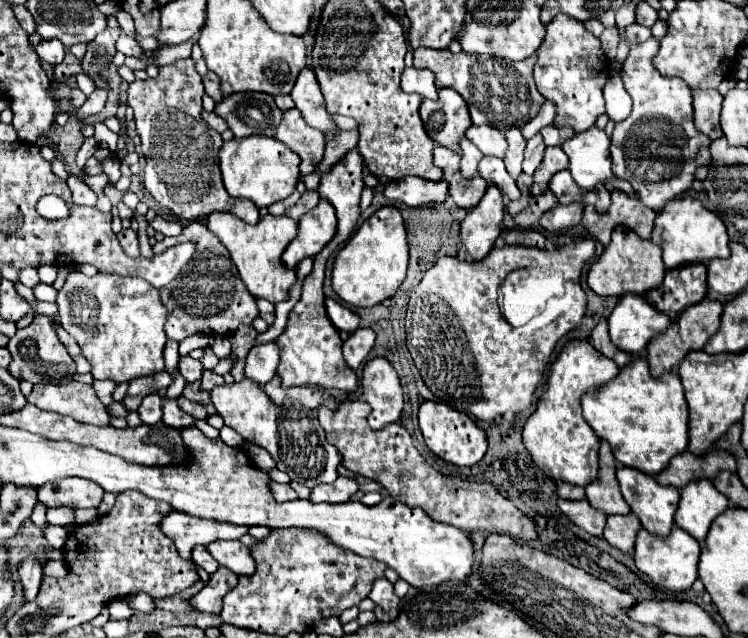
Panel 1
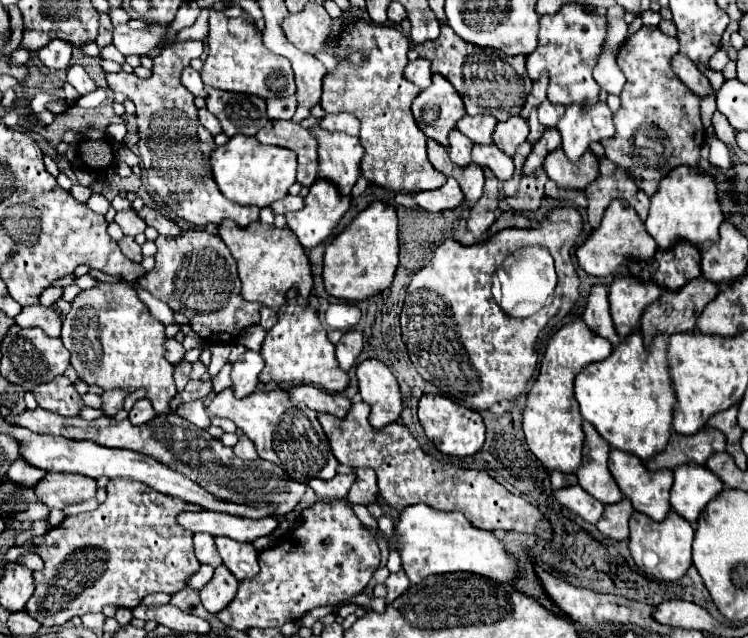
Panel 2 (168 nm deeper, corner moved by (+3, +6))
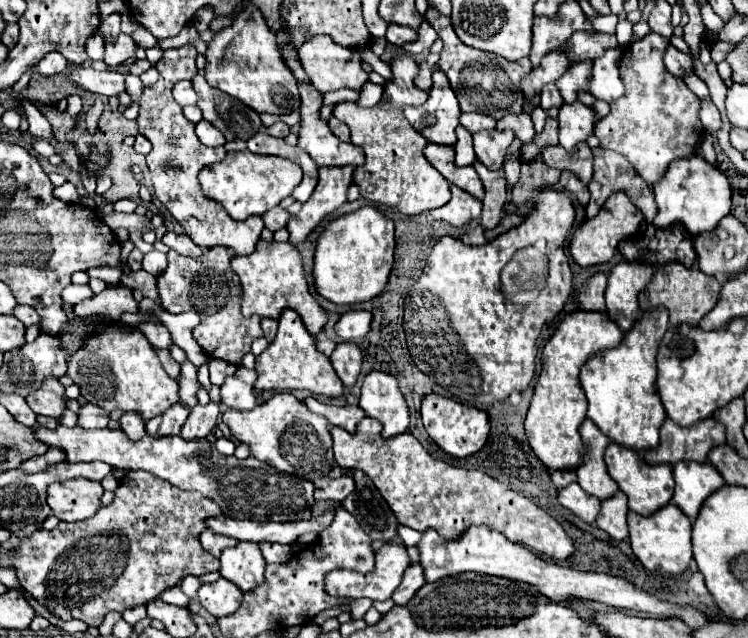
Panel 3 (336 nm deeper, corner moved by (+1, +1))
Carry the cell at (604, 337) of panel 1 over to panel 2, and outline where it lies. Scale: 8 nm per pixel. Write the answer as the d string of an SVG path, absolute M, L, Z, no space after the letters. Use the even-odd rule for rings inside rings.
M602 283L594 285L590 289L590 295L588 295L588 303L586 303L586 309L584 309L584 317L586 325L598 333L598 335L604 335L604 339L608 339L612 345L618 345L620 343L620 337L614 329L614 323L612 323L612 317L610 317L610 307L608 307L608 291Z

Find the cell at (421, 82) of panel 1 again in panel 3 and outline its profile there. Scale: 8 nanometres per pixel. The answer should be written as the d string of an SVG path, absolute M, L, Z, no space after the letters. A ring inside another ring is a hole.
M429 54L426 62L422 62L420 64L420 74L416 76L416 86L420 88L420 90L428 90L432 87L432 73L433 67L436 65L440 58L439 54Z

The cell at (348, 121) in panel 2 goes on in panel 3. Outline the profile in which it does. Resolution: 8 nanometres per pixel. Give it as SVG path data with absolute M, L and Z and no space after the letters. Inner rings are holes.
M334 116L328 120L328 126L330 126L330 130L340 138L340 140L344 140L344 142L350 142L350 130L348 130L348 126L344 124L344 122L340 122L340 120L336 120Z

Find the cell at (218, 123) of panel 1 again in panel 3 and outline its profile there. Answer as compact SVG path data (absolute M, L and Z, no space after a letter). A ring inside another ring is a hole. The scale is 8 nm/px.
M200 120L198 124L196 124L196 136L200 138L200 142L202 144L206 144L206 146L222 146L226 140L224 140L224 136L222 136L222 132L218 132L214 126L210 126L210 122L206 122L206 120Z

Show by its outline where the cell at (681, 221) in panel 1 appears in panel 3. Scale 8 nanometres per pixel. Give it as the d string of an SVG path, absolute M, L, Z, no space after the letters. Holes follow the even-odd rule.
M702 156L674 160L664 178L652 190L656 194L656 204L658 204L658 216L654 218L656 226L682 224L686 226L686 230L690 230L692 236L698 236L702 232L714 230L718 222L730 214L732 206L730 182L724 176L724 172L708 164Z

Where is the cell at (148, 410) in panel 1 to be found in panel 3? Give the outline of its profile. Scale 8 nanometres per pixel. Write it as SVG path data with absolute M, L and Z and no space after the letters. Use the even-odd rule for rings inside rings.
M124 414L120 418L120 428L128 434L130 440L140 440L146 436L146 422L142 422L140 414Z

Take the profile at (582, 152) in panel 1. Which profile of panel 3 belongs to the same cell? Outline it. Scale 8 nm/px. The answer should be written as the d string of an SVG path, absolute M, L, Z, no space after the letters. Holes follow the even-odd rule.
M582 102L562 104L558 114L560 124L560 146L568 152L576 148L578 142L588 140L594 134L594 124L598 124L598 114L592 106Z

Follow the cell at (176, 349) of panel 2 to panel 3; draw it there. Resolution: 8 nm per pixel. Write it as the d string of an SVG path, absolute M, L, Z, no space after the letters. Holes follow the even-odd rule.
M140 322L138 328L146 334L146 338L150 340L150 344L158 350L168 350L172 346L172 338L170 338L170 332L164 324L158 324L158 322Z

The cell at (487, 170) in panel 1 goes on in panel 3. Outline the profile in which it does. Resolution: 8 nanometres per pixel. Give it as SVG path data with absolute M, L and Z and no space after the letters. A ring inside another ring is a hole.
M484 130L474 134L474 150L476 158L490 170L502 170L506 152L514 140L512 132L498 132L498 130Z

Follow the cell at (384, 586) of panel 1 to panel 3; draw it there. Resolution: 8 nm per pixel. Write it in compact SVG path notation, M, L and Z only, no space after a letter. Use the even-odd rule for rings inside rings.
M414 564L414 566L408 566L406 568L406 574L404 574L404 578L402 578L402 582L400 582L400 586L396 588L396 592L392 594L392 600L396 602L396 604L406 604L416 592L418 592L418 588L424 584L426 580L424 580L424 572L422 572L422 566L420 564Z

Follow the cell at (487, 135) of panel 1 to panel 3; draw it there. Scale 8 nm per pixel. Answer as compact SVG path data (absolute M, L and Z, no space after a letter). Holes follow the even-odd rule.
M462 114L460 116L460 124L470 130L470 134L476 134L480 130L492 130L496 126L496 120L486 116L486 114Z

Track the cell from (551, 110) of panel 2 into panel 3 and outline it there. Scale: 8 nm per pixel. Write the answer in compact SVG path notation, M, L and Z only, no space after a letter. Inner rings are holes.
M548 84L542 88L542 94L540 94L540 108L542 110L550 110L550 108L560 108L564 102L562 102L562 96L558 92L558 88L554 84Z

